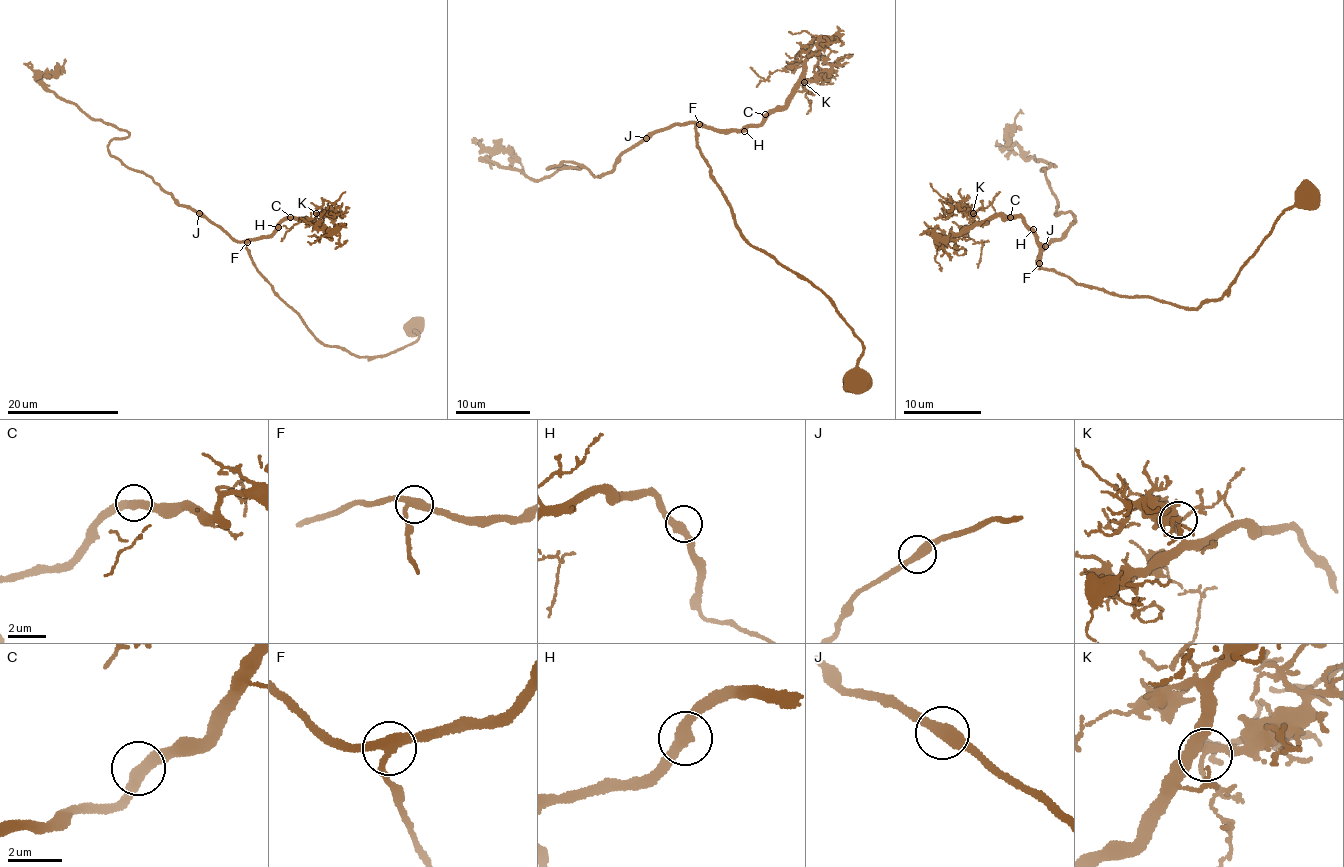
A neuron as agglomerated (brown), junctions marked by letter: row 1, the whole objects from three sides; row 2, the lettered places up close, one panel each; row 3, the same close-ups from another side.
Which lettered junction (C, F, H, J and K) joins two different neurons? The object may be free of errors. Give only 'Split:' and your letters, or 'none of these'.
Split: none of these

